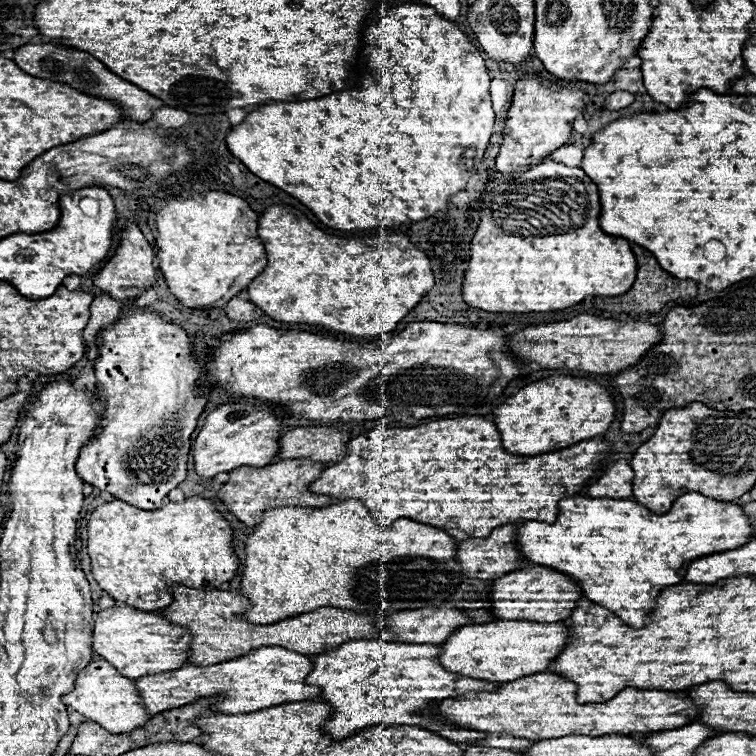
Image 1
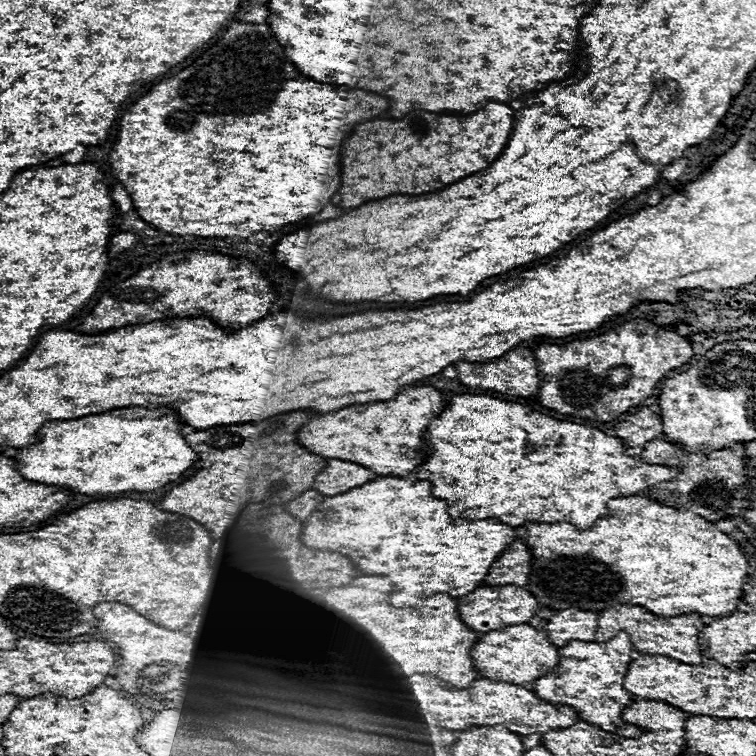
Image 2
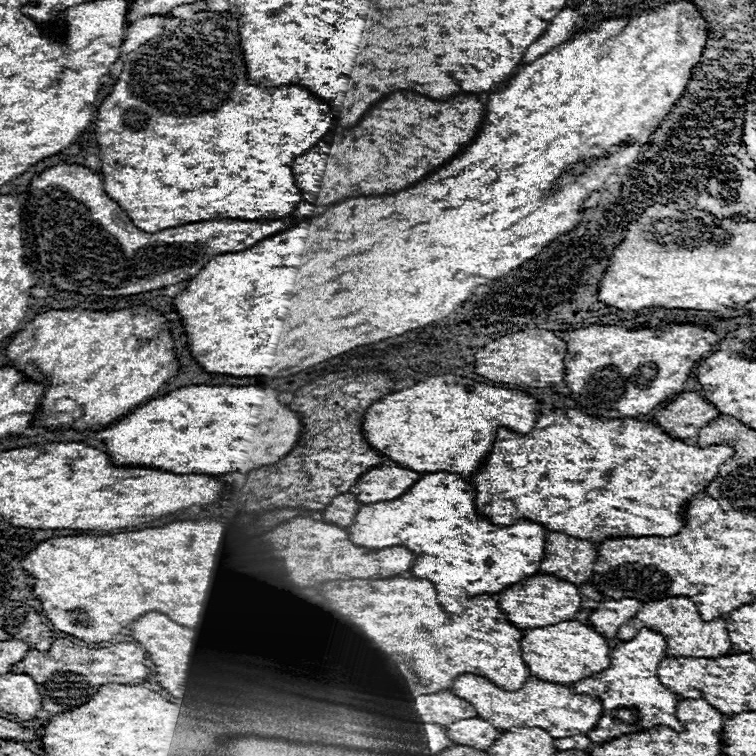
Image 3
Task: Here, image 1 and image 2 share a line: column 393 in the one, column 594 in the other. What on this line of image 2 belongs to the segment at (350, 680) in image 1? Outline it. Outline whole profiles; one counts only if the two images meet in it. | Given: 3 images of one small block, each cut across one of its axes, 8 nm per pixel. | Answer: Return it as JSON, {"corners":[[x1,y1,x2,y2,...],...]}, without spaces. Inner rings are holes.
{"corners":[[618,632,608,642,568,642,558,648,558,654,560,664,550,674,532,682,532,690,536,696,542,696,542,700,550,700,554,704,570,704,582,720,606,732,626,738,642,734,640,728,628,726,620,718,622,710,632,700,630,692,622,686,624,676,628,672,628,664,632,662,634,654,626,632]]}

